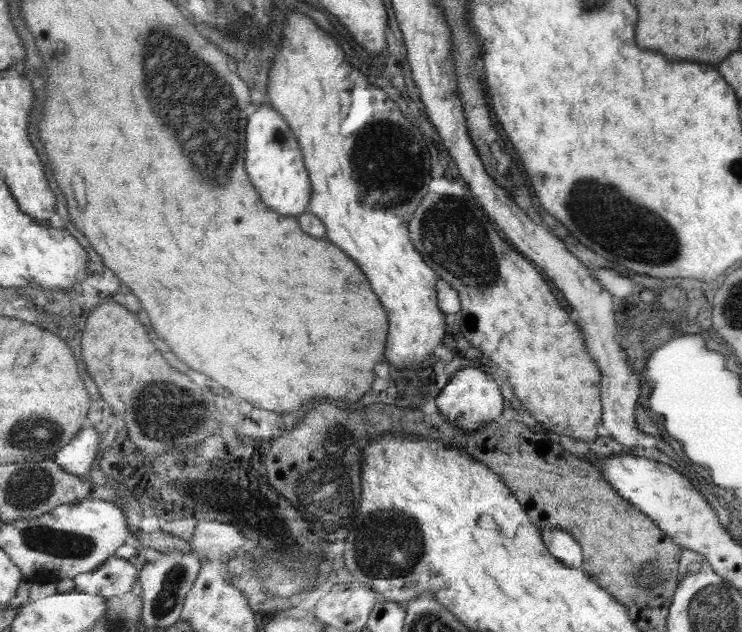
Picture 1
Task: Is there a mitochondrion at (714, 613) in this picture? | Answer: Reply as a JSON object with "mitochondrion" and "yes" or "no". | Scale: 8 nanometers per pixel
{"mitochondrion":"yes"}

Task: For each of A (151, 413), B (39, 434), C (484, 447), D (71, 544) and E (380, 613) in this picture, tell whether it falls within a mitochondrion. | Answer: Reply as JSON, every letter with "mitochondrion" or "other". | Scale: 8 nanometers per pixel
{"A":"mitochondrion","B":"mitochondrion","C":"other","D":"mitochondrion","E":"other"}

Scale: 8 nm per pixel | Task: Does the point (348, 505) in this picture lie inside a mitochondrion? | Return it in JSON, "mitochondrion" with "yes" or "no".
{"mitochondrion":"yes"}

